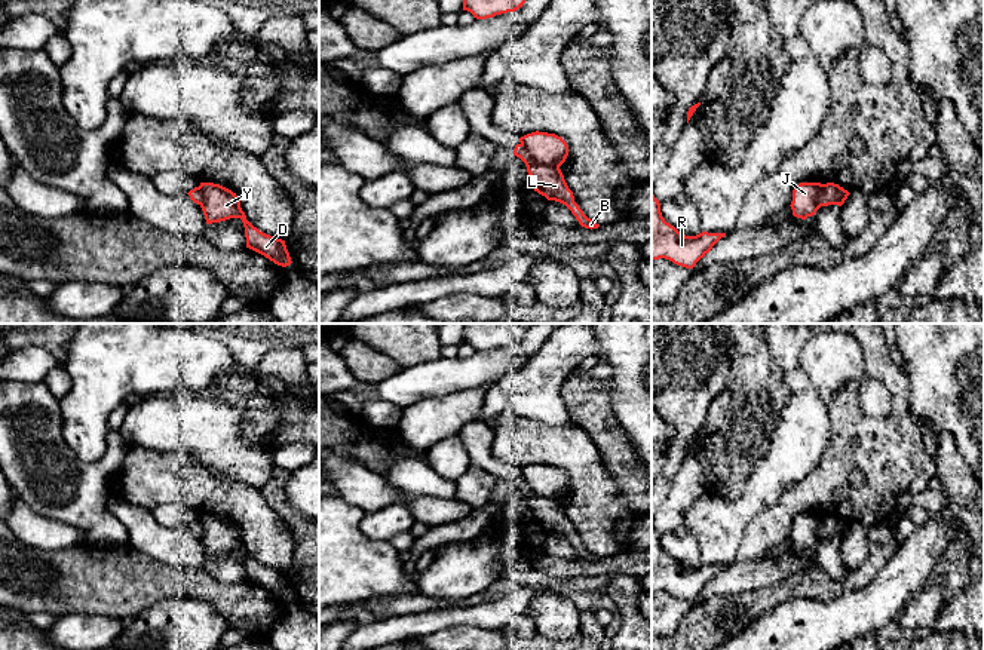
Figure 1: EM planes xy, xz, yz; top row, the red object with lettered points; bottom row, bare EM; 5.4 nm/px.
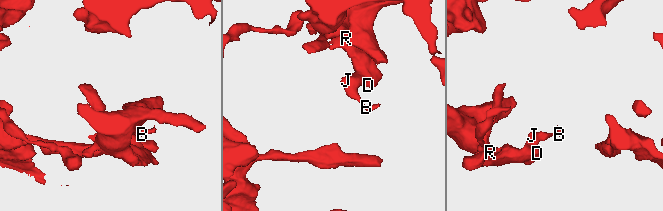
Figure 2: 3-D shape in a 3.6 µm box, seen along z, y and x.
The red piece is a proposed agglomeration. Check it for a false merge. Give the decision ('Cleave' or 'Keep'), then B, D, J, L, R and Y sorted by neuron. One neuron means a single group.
Cleave. Groups: B L / D J R Y

